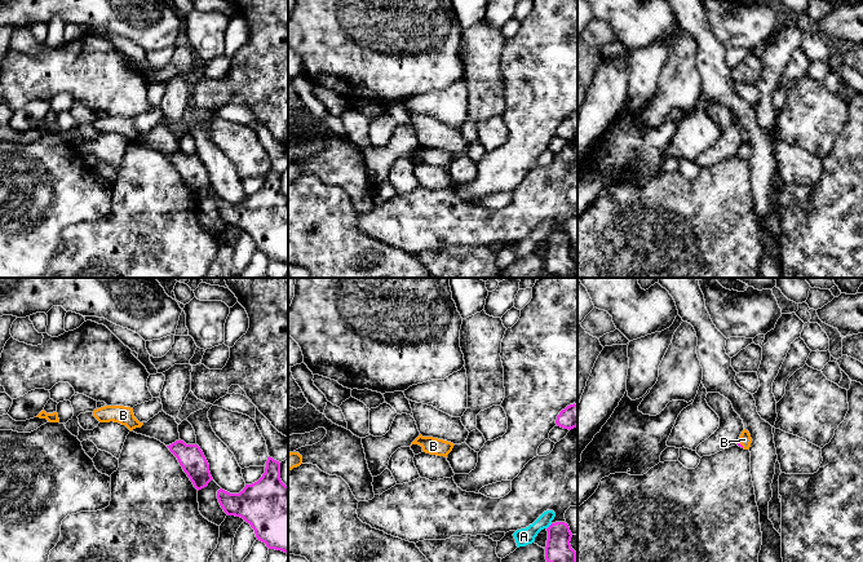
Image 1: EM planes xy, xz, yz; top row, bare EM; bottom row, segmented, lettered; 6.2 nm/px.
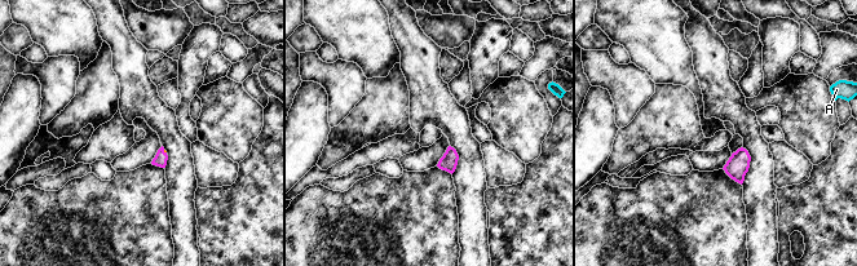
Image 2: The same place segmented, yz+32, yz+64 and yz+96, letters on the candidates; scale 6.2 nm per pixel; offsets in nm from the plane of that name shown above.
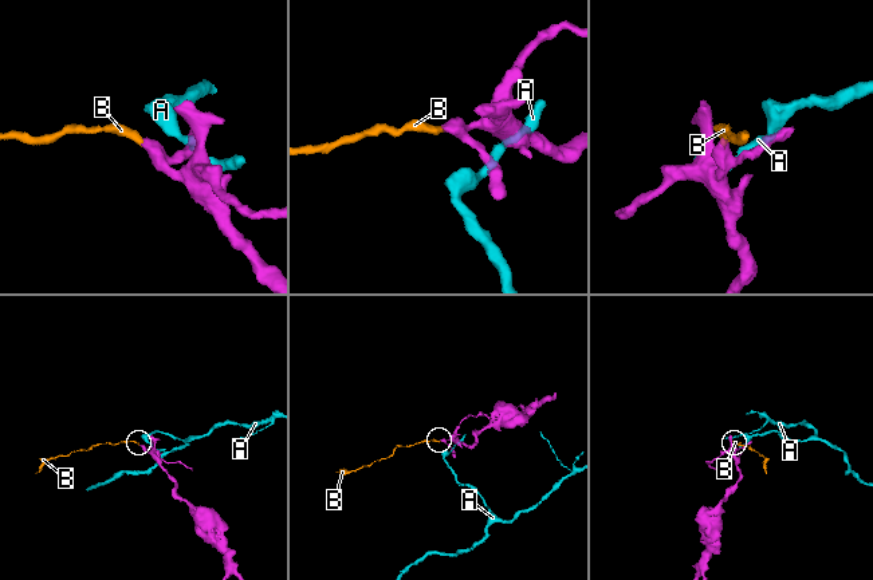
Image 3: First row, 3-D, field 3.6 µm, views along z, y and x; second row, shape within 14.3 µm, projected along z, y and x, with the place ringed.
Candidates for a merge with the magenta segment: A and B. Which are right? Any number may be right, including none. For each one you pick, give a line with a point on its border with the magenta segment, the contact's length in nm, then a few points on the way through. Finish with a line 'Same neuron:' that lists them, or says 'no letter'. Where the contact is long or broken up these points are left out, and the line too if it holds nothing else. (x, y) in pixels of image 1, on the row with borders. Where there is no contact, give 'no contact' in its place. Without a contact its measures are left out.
B: meets magenta in yz at (740, 445); contact 50 nm long; runs through yz (739, 445), (740, 445), (744, 439)
Same neuron: B

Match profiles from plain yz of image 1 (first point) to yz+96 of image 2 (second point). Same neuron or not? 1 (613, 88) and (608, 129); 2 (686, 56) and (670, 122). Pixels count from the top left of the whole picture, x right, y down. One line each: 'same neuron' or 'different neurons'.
1: same neuron
2: same neuron

